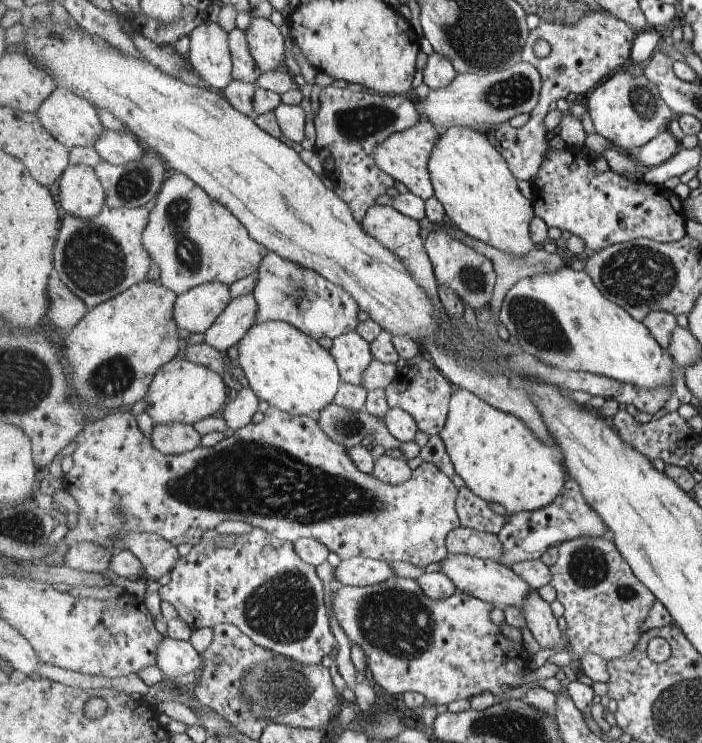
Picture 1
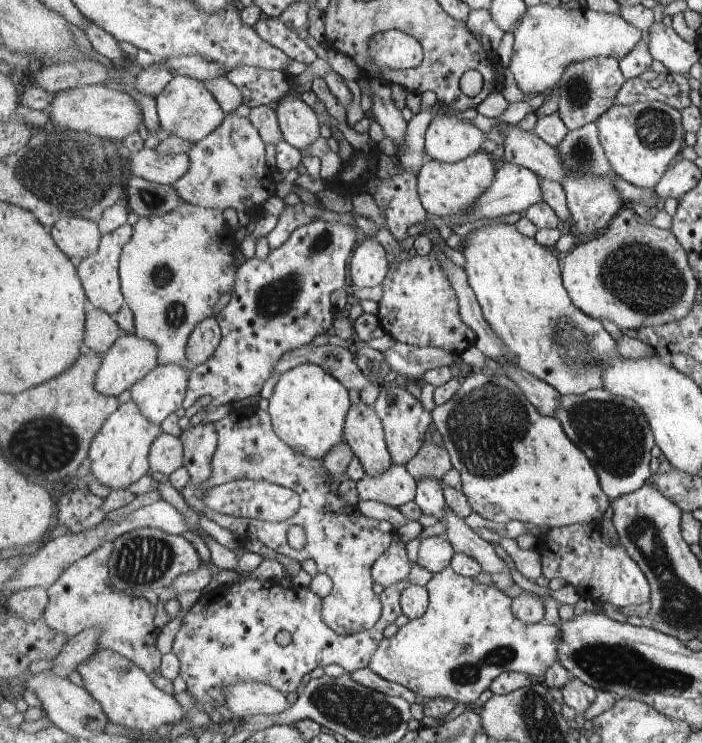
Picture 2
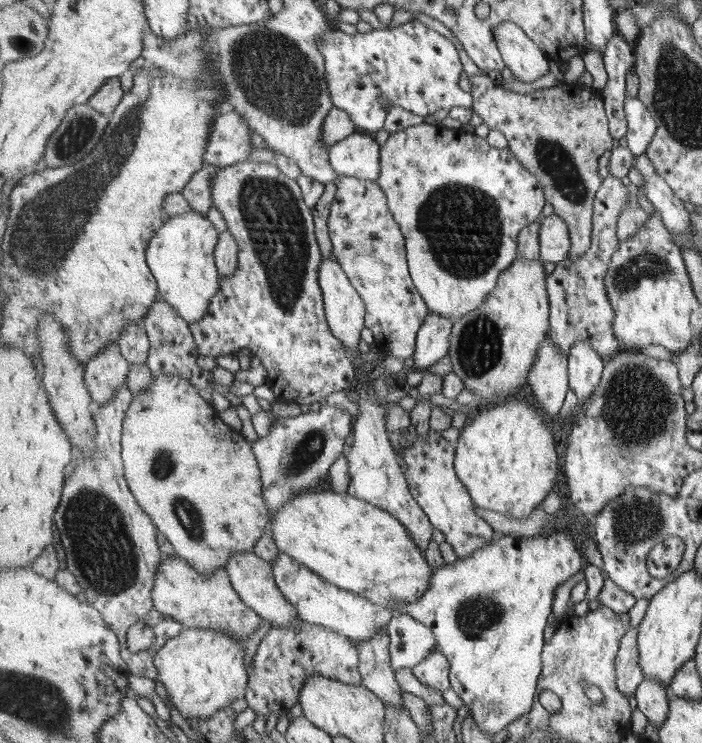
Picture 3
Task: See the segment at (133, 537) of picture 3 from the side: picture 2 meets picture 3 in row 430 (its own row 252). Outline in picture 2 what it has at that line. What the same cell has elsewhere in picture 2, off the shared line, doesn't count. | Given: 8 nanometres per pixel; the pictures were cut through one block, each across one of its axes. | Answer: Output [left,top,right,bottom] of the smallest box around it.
[77,223,134,316]

